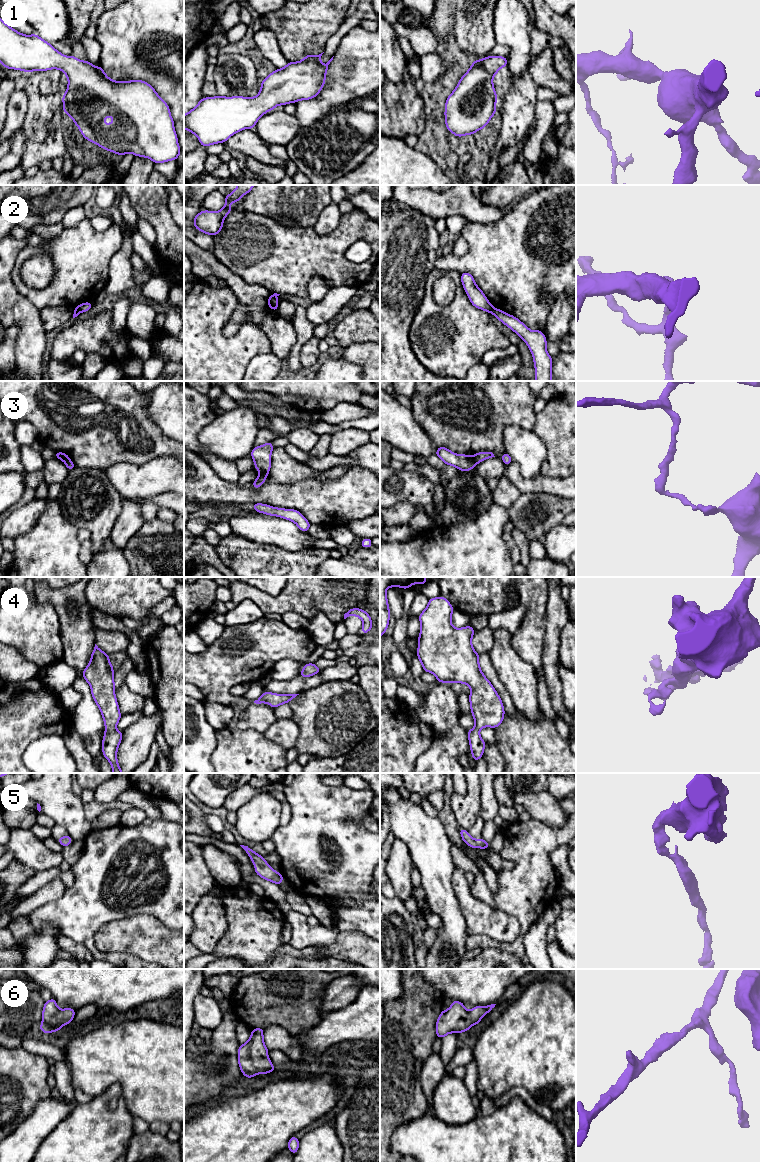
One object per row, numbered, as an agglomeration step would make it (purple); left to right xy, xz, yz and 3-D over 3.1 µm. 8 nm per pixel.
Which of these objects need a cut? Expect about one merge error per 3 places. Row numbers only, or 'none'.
2, 3

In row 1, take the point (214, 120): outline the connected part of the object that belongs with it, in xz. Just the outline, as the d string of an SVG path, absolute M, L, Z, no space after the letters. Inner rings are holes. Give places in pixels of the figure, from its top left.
M323 53L317 56L308 54L301 61L289 61L284 68L276 69L261 82L261 88L256 97L218 95L201 98L197 106L184 115L184 129L195 134L201 146L206 148L209 145L226 142L232 135L243 129L252 129L261 116L274 110L278 105L284 106L288 103L315 98L325 84L328 65L334 57L322 65Z

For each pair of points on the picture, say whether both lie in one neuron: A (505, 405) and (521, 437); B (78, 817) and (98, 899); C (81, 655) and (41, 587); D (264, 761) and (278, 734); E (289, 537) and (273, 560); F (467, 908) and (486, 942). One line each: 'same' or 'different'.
A: different
B: different
C: same
D: different
E: different
F: different

